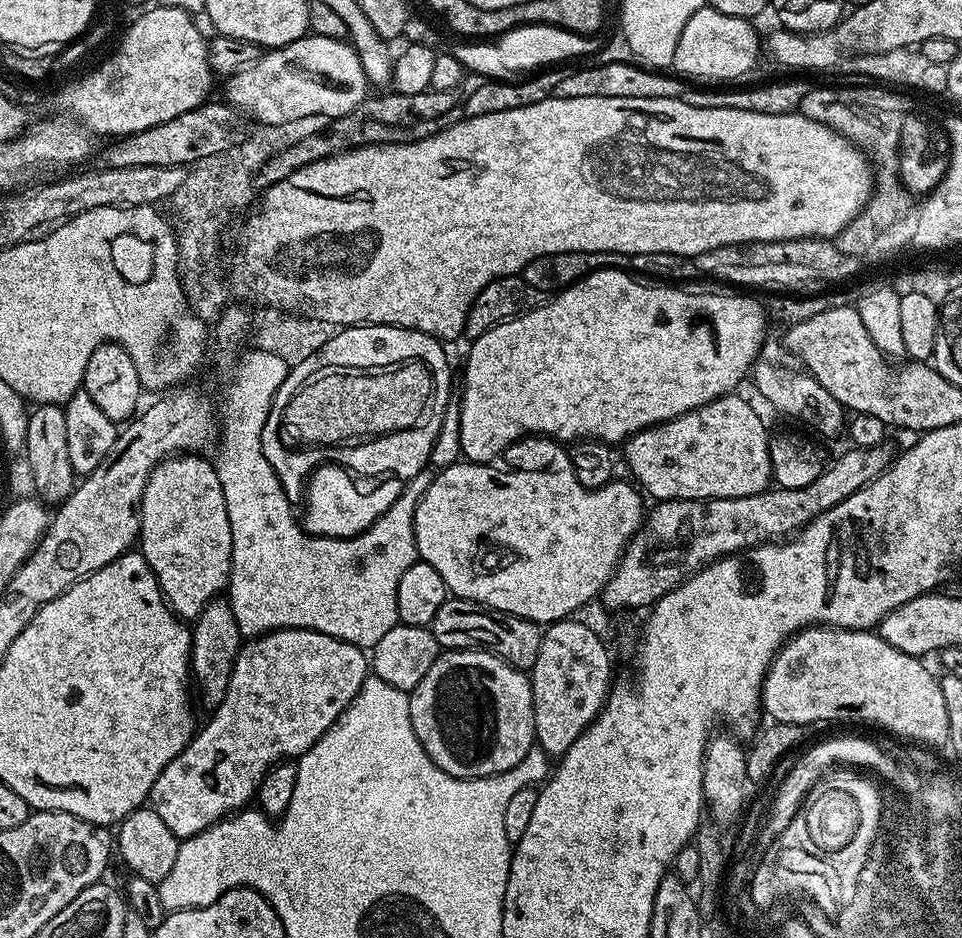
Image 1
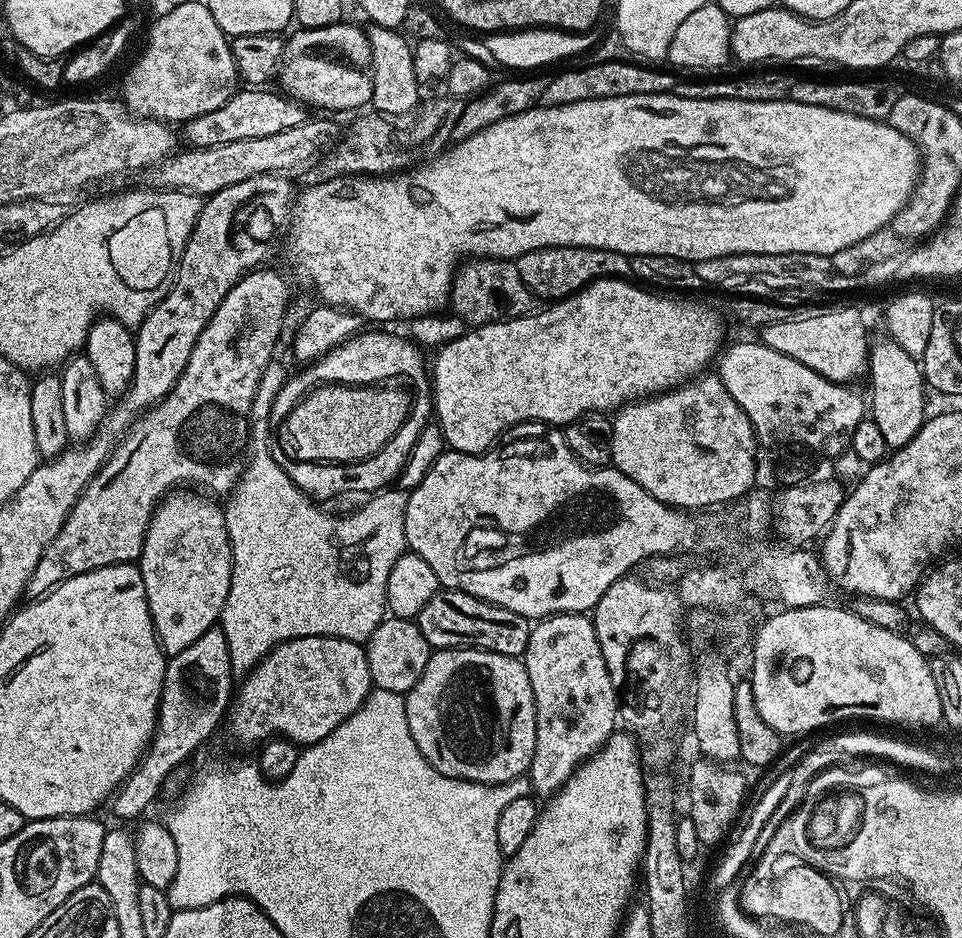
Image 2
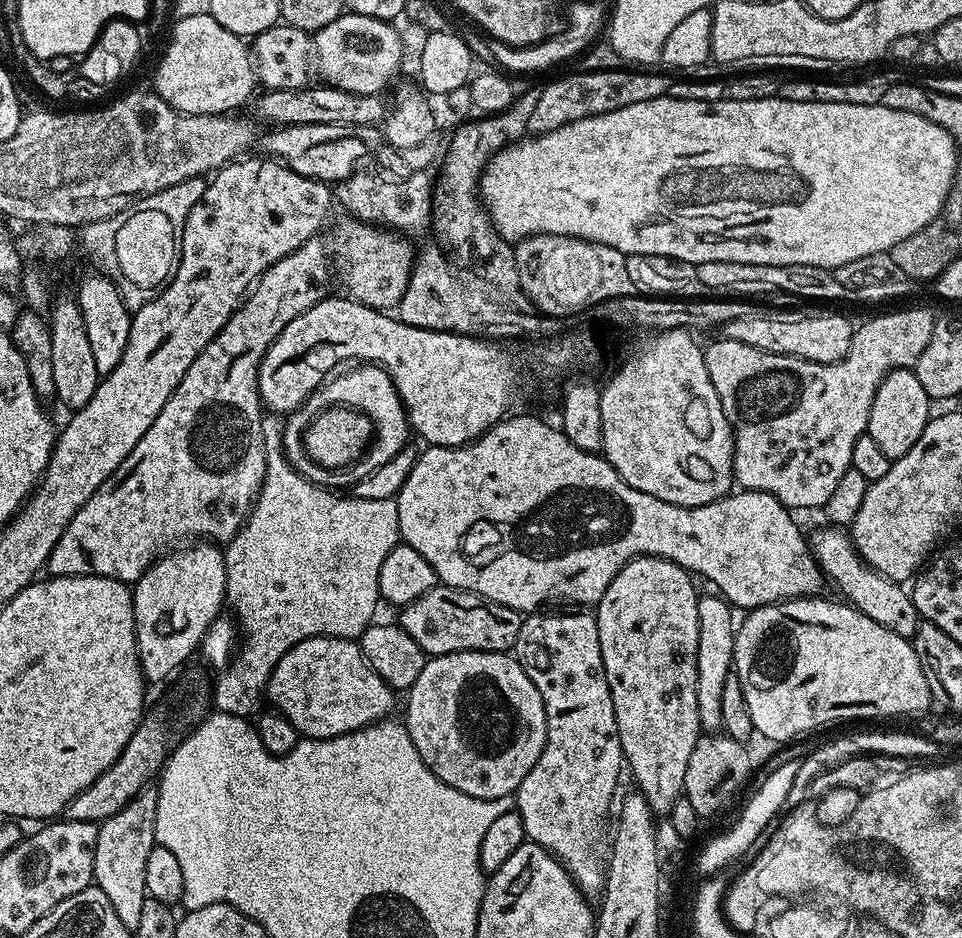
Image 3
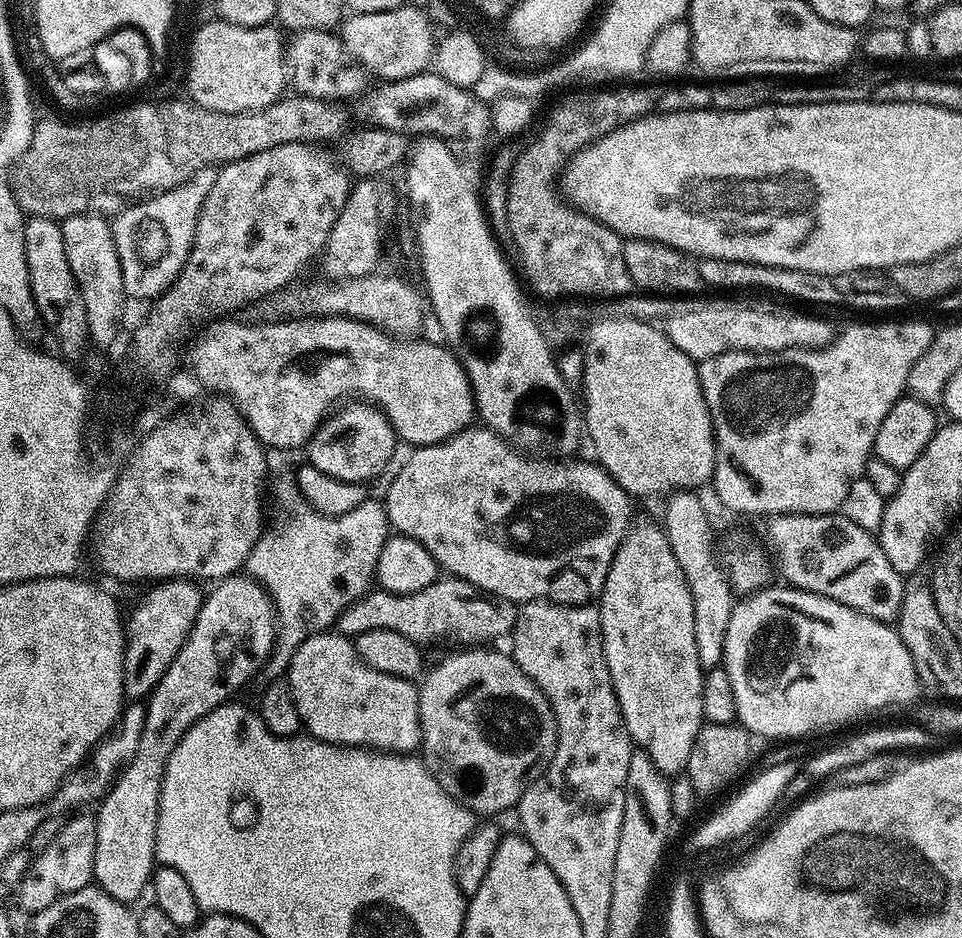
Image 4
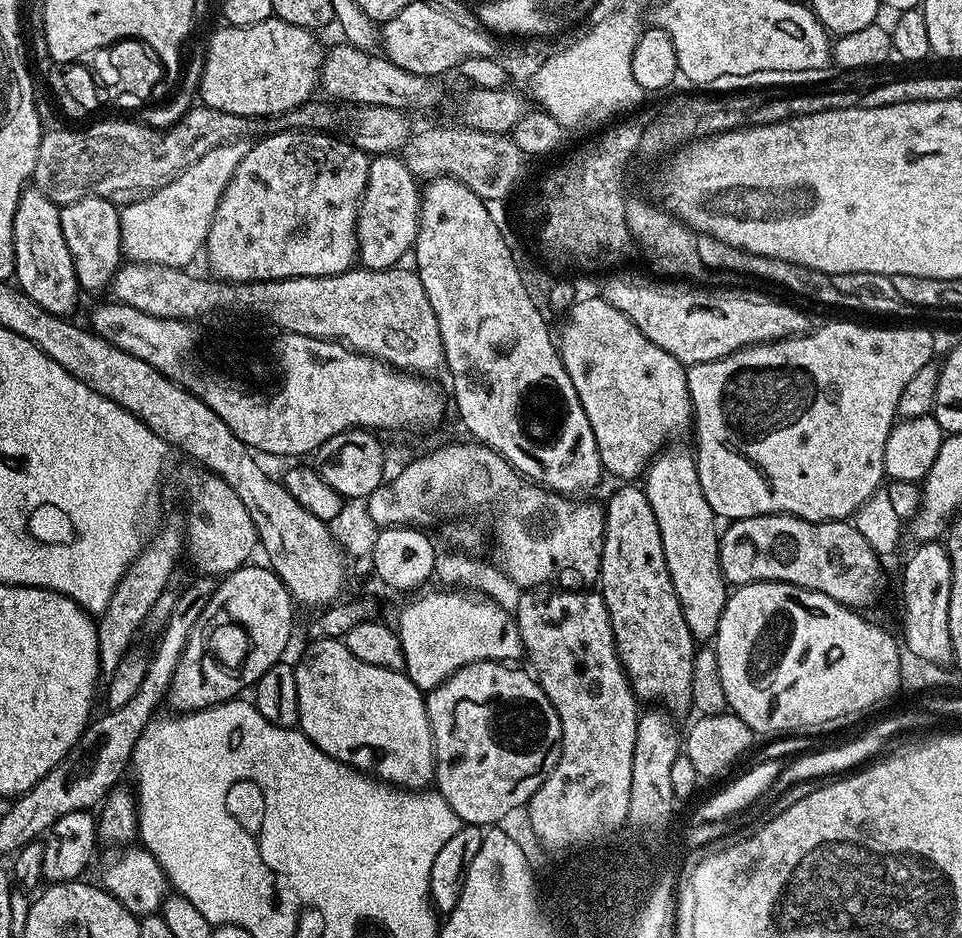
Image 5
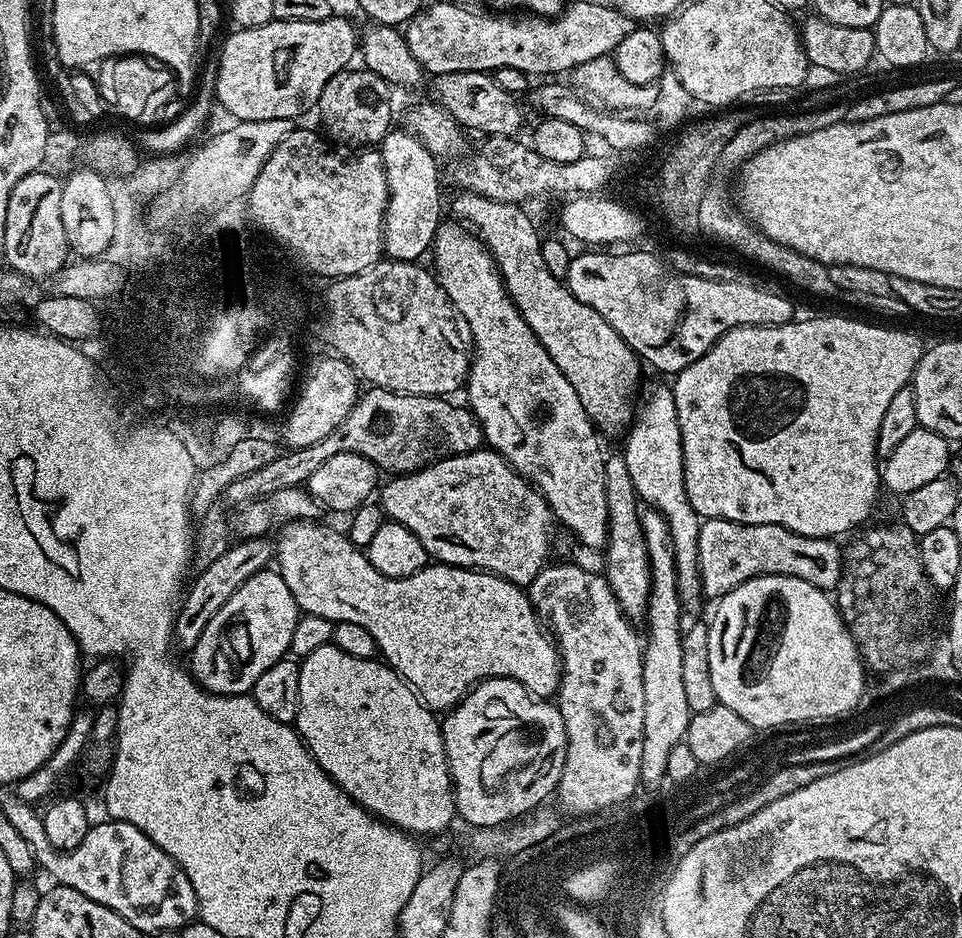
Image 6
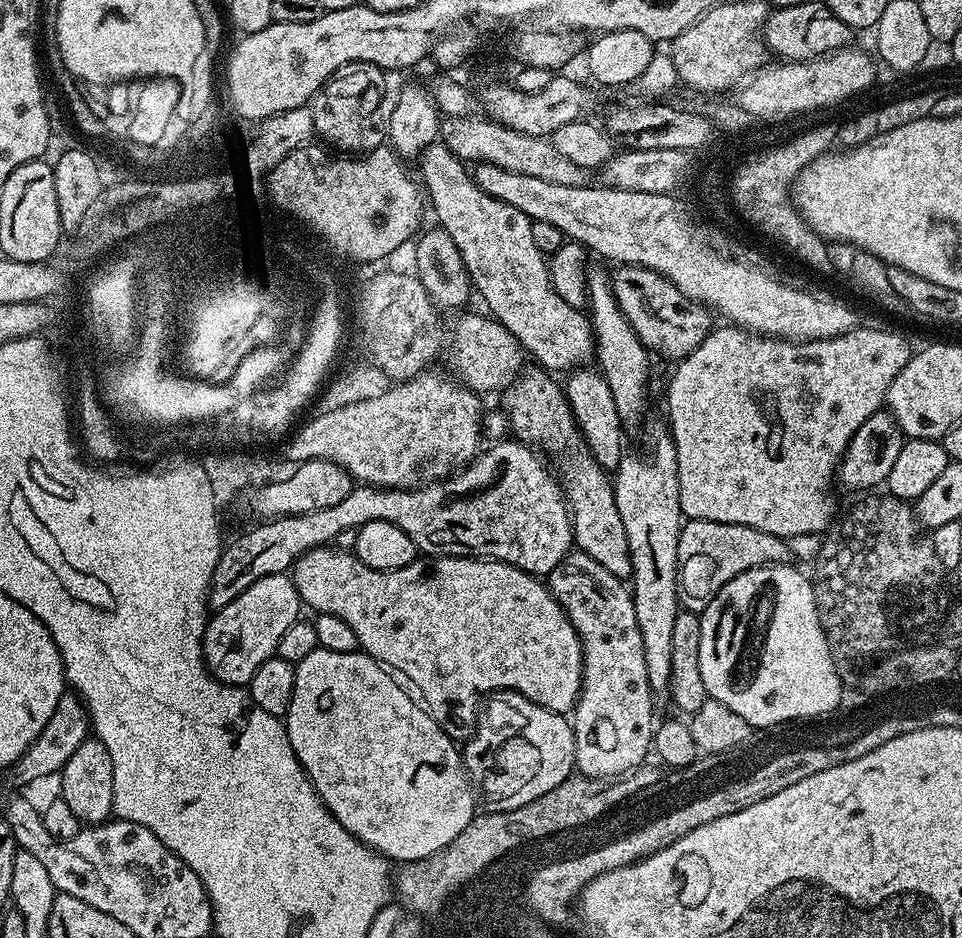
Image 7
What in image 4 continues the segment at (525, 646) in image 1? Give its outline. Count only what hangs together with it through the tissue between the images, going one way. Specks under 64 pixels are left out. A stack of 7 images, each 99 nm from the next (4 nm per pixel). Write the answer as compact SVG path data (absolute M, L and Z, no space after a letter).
M438 578L430 586L414 594L394 594L383 590L369 590L337 618L334 625L339 635L355 638L366 630L394 630L402 638L427 646L439 636L457 636L468 646L484 646L488 640L500 640L509 635L516 625L518 608L511 600L489 596L473 584L455 578Z

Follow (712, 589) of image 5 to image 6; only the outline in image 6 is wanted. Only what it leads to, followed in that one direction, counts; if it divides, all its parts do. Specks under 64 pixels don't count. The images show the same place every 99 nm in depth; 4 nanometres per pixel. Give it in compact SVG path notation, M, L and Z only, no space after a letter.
M667 383L654 385L645 394L644 401L642 400L643 396L623 437L625 440L622 455L626 462L626 470L630 470L630 479L634 482L637 497L645 505L659 512L661 518L668 523L670 538L674 542L680 603L685 609L696 608L704 596L698 570L698 534L702 517L696 513L694 506L690 506L690 498L686 494L682 430L678 426L678 410L674 406L672 390Z

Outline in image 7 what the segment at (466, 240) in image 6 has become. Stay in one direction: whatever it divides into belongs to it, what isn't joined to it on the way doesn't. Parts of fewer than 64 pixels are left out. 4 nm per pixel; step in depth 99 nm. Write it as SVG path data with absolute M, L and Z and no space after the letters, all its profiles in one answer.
M536 366L530 368L521 371L502 396L504 398L502 408L507 413L511 435L520 443L539 450L550 461L559 479L560 487L564 489L564 499L568 501L568 515L572 518L572 539L575 547L585 552L590 558L594 558L598 566L610 570L610 574L614 574L619 580L627 581L632 574L630 546L626 538L626 526L622 526L622 517L618 515L618 502L612 492L613 481L606 469L601 464L597 464L592 457L592 452L584 441L584 435L576 424L572 408L568 405L568 398L564 394L563 387L559 383L556 385L552 381L555 379L547 371Z

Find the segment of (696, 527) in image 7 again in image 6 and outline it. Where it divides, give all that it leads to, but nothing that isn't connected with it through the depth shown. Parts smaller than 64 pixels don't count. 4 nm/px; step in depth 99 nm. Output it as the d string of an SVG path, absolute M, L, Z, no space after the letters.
M705 519L698 534L698 570L704 596L715 602L731 588L737 588L755 576L793 576L810 582L815 588L835 589L842 571L842 548L836 544L839 543L835 539L826 536L810 538L773 524L739 524L733 520Z

